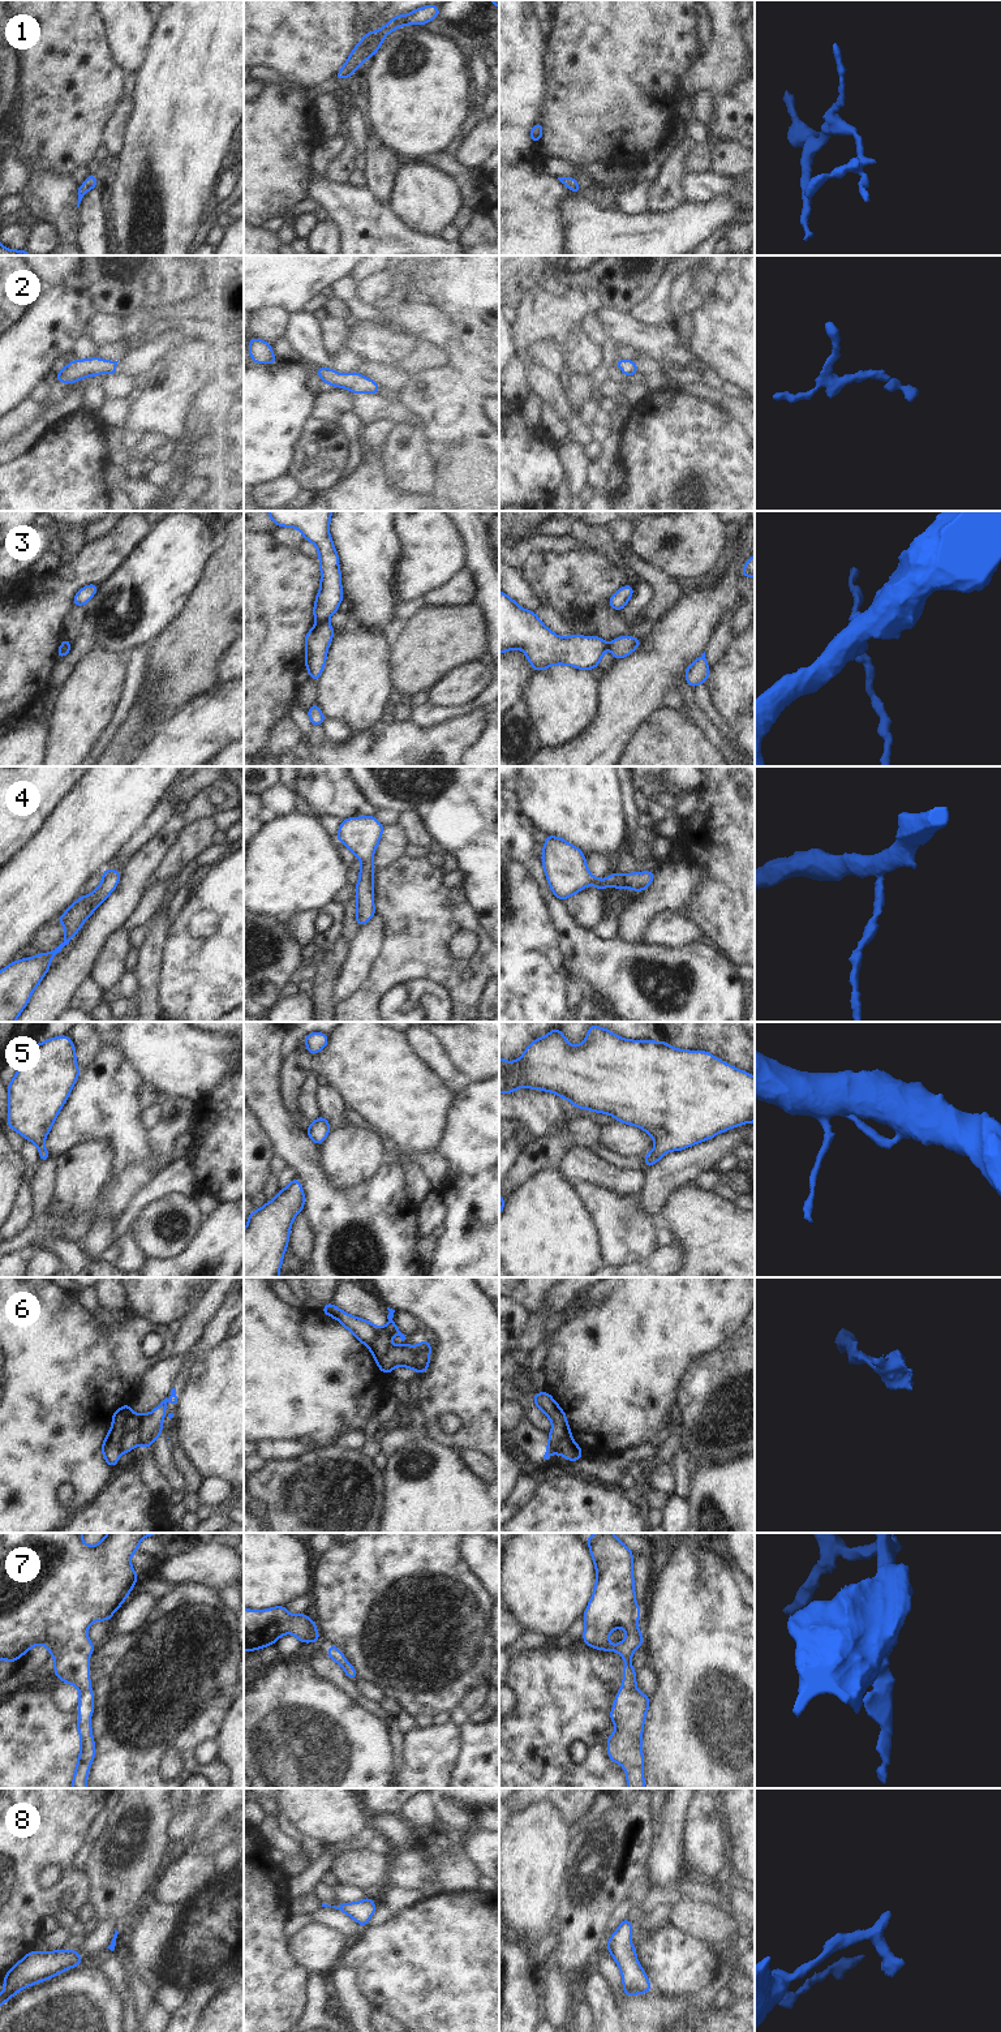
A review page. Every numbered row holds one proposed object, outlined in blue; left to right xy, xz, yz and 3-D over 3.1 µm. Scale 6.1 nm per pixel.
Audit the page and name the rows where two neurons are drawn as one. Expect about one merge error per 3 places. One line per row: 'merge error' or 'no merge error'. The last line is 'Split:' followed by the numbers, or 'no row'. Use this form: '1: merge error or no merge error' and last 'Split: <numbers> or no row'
1: no merge error
2: no merge error
3: merge error
4: no merge error
5: no merge error
6: no merge error
7: no merge error
8: no merge error
Split: 3

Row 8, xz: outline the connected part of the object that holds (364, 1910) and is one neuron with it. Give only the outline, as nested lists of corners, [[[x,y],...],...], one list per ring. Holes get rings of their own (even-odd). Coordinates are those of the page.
[[[370,1895],[361,1902],[353,1903],[340,1903],[339,1907],[332,1906],[332,1908],[347,1913],[351,1919],[355,1919],[362,1928],[366,1926],[368,1921],[377,1909],[377,1906],[371,1902]]]

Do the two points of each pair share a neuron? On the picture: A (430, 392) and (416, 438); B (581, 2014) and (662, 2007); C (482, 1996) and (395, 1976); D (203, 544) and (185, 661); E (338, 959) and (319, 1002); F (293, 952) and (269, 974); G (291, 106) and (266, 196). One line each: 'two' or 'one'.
A: two
B: two
C: one
D: two
E: one
F: one
G: one

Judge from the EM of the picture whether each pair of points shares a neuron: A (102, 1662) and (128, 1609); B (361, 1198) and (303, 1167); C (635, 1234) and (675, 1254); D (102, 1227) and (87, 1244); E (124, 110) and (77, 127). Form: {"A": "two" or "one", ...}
{"A": "two", "B": "one", "C": "two", "D": "one", "E": "two"}

